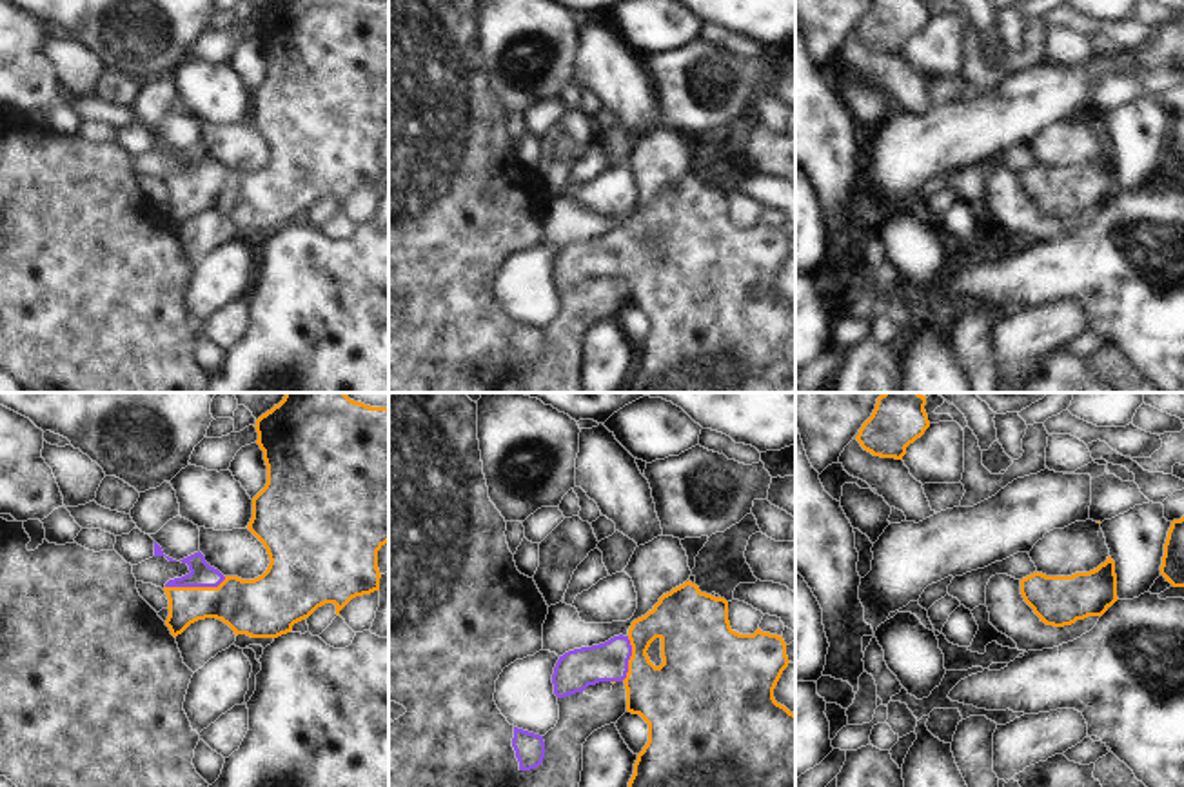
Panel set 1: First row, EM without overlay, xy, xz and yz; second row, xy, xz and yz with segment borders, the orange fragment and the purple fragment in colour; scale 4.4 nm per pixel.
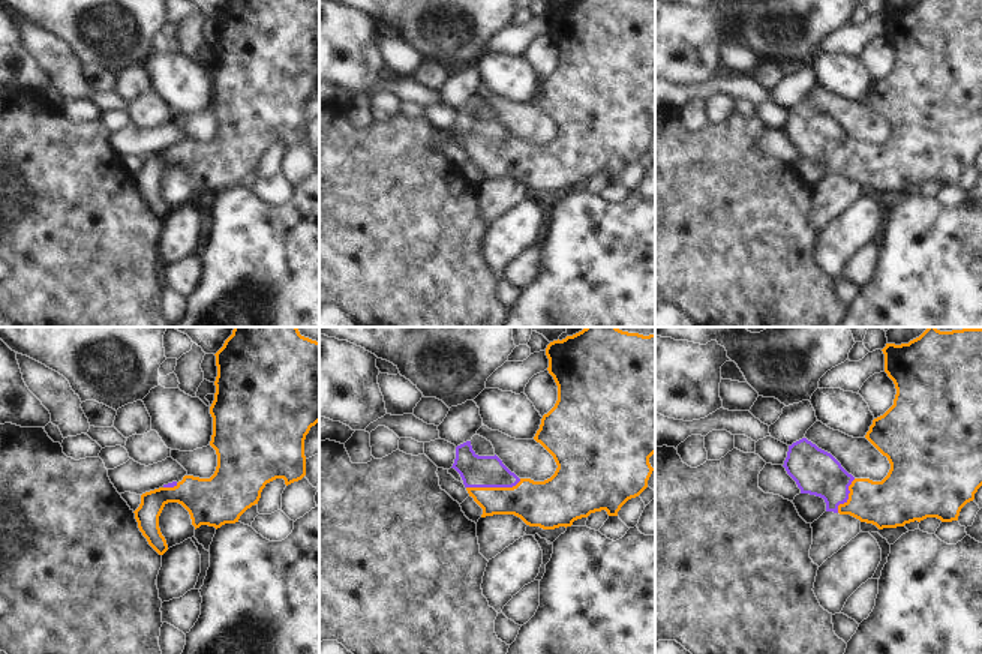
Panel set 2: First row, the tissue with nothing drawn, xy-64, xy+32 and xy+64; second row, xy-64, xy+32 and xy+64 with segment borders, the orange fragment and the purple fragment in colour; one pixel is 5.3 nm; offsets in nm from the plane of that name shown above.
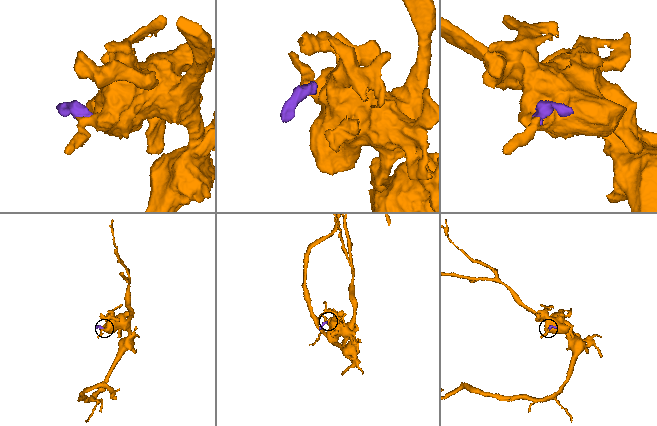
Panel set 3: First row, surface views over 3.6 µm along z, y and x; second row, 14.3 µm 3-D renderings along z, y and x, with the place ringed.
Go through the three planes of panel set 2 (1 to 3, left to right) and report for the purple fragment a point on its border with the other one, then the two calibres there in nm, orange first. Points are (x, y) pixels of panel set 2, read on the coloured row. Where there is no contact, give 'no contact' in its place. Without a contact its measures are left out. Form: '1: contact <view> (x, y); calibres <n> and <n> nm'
1: contact xy-64 (170, 488); calibres 260 and 30 nm
2: contact xy+32 (493, 488); calibres 240 and 180 nm
3: contact xy+64 (849, 497); calibres 260 and 240 nm

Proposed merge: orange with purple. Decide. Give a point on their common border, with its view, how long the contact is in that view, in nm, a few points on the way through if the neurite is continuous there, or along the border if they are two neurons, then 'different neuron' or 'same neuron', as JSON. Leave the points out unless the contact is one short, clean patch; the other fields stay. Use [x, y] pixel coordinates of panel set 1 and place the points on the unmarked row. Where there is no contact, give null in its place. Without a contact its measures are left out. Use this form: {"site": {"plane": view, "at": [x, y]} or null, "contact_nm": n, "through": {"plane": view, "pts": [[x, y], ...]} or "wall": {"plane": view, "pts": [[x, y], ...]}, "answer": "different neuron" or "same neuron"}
{"site": {"plane": "xy", "at": [195, 180]}, "contact_nm": 280, "through": {"plane": "xy", "pts": [[247, 199], [195, 180], [202, 168]]}, "answer": "same neuron"}

